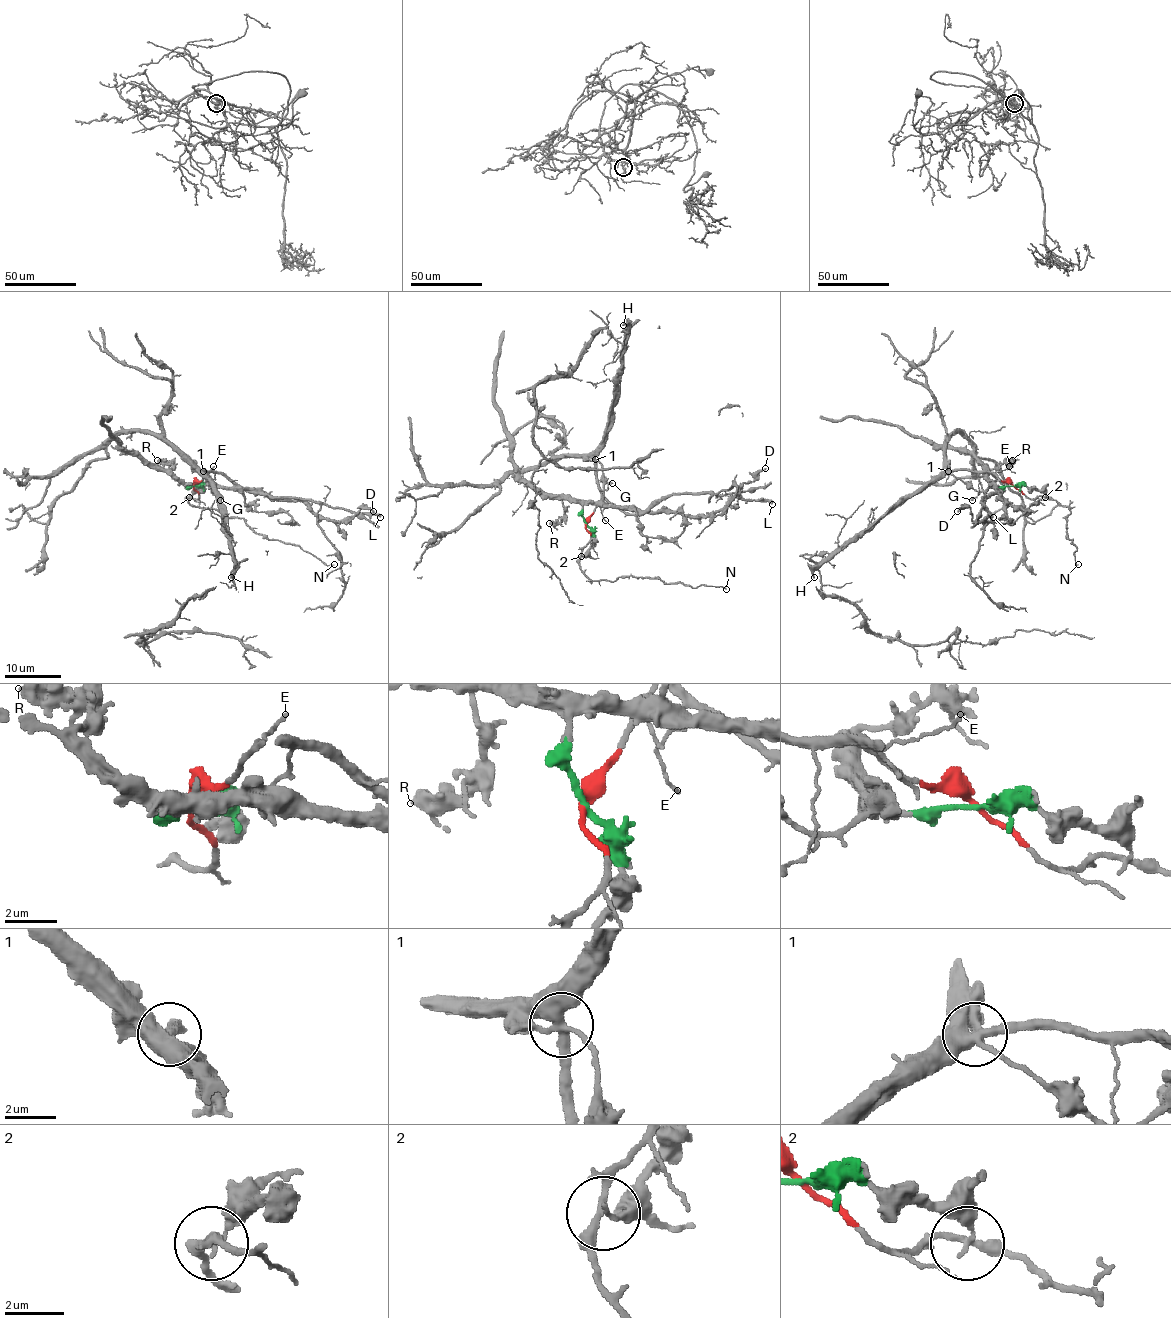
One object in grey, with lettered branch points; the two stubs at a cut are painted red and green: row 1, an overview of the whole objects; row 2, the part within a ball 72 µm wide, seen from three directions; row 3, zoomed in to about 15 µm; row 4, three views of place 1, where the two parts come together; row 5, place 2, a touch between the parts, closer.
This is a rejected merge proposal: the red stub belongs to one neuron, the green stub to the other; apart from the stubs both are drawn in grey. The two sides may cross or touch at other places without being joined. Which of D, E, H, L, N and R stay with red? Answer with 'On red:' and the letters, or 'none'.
On red: E, H, N

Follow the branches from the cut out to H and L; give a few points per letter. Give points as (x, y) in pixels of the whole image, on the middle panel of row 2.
H: (586, 524), (600, 498), (595, 452), (607, 430), (614, 380), (618, 376), (625, 324), (623, 325)
L: (586, 524), (582, 515), (585, 504), (695, 515), (719, 511), (734, 497), (768, 500), (772, 504)

